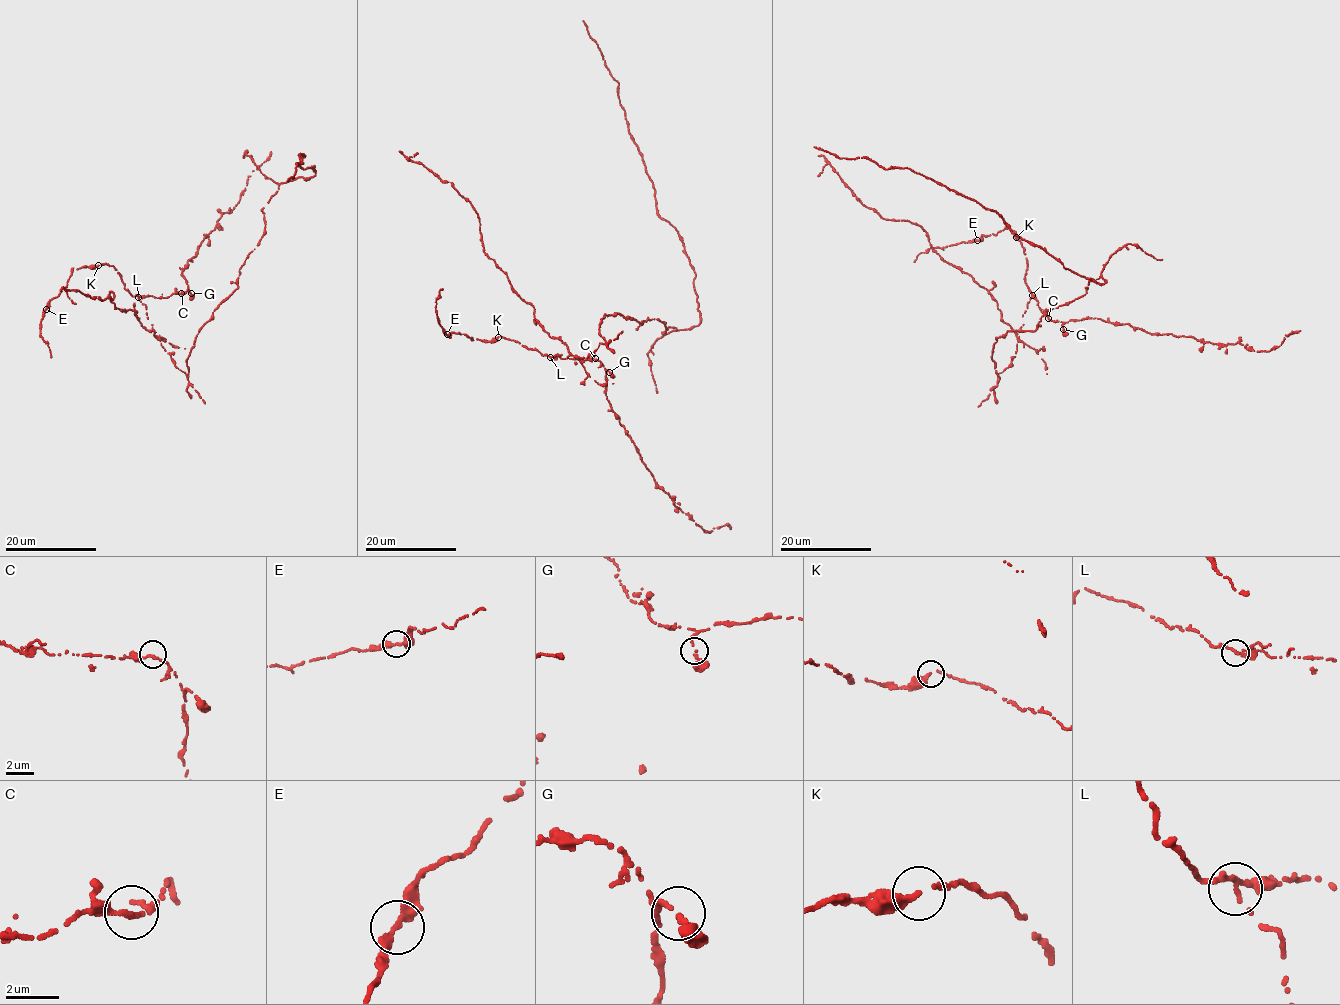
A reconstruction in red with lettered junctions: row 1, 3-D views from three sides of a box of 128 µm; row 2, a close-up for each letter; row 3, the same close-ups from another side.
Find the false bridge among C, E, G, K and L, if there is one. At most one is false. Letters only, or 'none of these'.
L

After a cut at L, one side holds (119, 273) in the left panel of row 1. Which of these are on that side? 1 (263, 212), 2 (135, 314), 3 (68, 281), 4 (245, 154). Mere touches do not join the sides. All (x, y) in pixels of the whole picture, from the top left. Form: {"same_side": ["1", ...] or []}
{"same_side": ["3"]}

